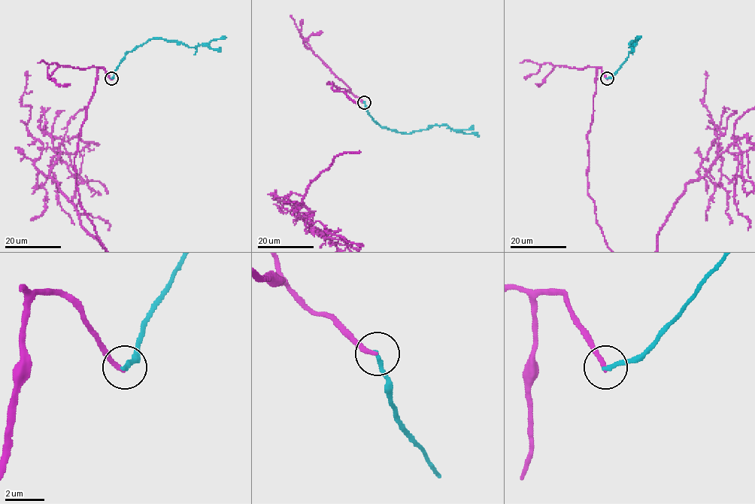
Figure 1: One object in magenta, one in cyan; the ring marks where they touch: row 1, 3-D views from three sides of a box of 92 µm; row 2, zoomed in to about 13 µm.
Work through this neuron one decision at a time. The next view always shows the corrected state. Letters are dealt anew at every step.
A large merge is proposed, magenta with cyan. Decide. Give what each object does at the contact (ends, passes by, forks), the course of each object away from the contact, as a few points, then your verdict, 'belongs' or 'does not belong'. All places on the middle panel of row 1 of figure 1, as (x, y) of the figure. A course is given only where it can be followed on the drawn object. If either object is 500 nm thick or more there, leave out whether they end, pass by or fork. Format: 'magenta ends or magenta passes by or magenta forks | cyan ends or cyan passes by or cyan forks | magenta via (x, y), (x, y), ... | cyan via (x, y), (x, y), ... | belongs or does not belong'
magenta ends | cyan ends | cyan via (365, 102), (366, 111), (375, 121), (390, 129), (410, 133), (435, 125), (447, 125), (477, 136) | does not belong

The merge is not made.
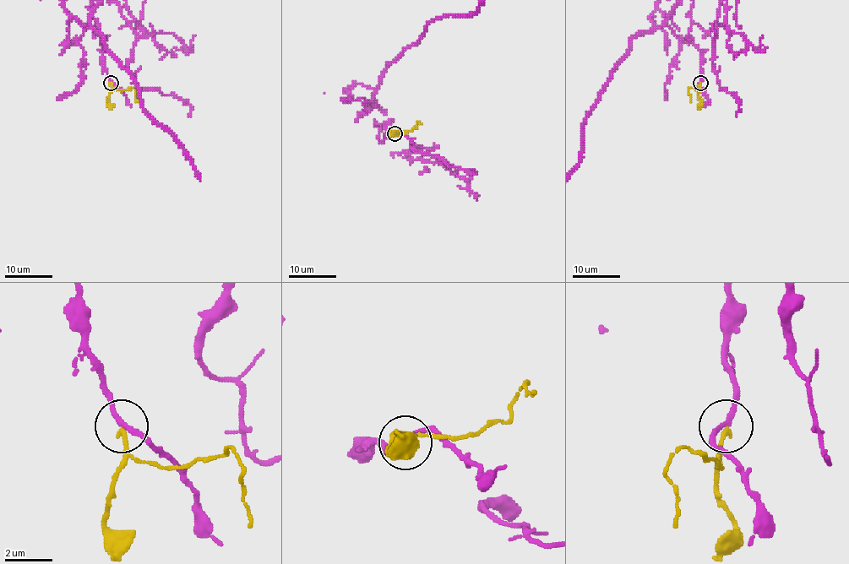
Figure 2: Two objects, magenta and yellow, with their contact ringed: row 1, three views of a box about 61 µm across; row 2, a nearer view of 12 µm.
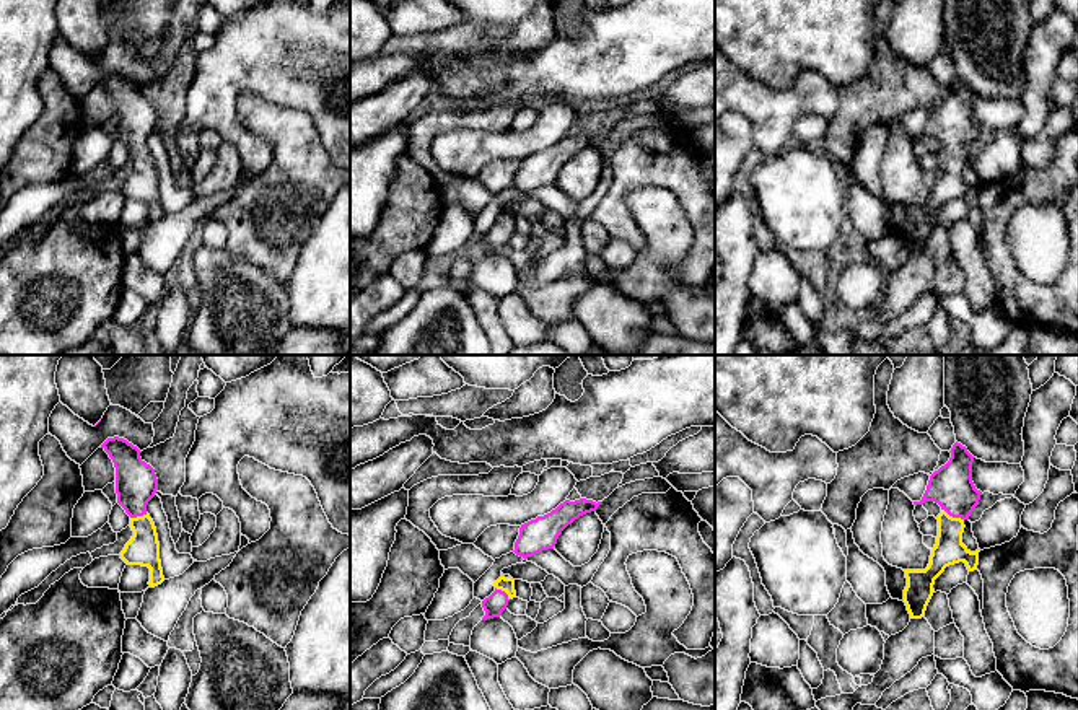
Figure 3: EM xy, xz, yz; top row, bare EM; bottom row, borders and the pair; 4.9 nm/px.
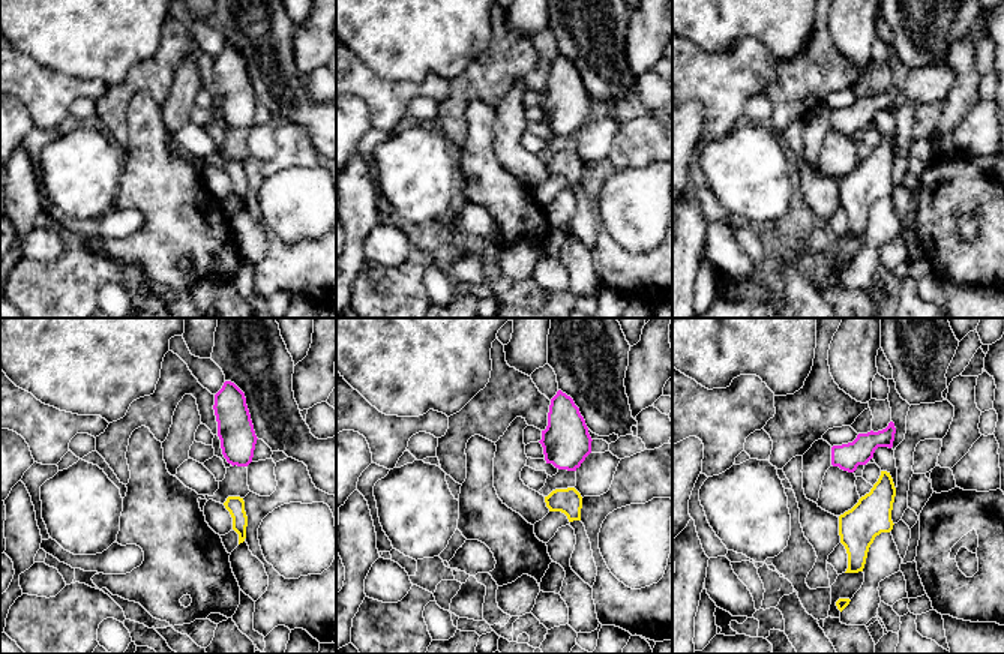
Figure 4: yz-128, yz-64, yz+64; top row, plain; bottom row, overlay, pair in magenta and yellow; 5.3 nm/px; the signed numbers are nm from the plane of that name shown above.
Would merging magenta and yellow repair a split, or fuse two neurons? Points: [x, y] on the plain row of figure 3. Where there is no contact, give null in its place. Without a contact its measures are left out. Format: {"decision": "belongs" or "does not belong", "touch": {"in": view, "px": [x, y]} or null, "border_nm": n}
{"decision": "belongs", "touch": {"in": "yz", "px": [953, 152]}, "border_nm": 130}

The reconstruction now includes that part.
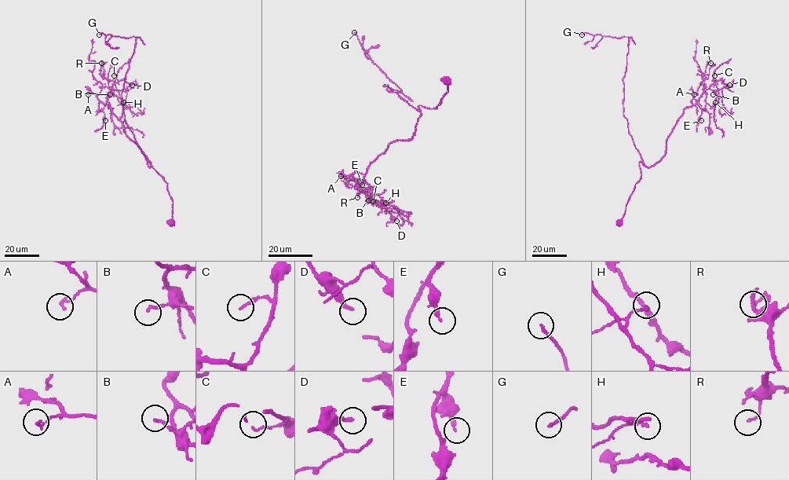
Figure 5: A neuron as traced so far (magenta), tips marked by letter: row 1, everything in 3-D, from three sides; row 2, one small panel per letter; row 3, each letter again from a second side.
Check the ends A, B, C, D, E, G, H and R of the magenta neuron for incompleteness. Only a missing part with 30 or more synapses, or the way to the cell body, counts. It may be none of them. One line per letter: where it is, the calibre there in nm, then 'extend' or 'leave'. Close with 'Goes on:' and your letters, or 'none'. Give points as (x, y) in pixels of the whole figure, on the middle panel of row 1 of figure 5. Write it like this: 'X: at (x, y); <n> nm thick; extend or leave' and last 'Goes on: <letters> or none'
A: at (341, 176); 160 nm thick; leave
B: at (368, 200); 150 nm thick; leave
C: at (373, 201); 120 nm thick; leave
D: at (396, 221); 190 nm thick; leave
E: at (362, 185); 200 nm thick; leave
G: at (354, 32); 140 nm thick; leave
H: at (385, 203); 140 nm thick; leave
R: at (357, 197); 120 nm thick; leave
Goes on: none

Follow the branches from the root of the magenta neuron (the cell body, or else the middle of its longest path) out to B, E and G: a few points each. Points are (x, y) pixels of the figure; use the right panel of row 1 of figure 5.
B: (620, 222), (641, 175), (639, 163), (648, 166), (658, 163), (683, 110), (708, 89), (713, 94)
E: (620, 222), (641, 175), (639, 163), (650, 166), (660, 160), (667, 137), (684, 109), (697, 104), (701, 120)
G: (620, 222), (641, 177), (639, 163), (643, 162), (623, 114), (622, 78), (629, 38), (582, 34)

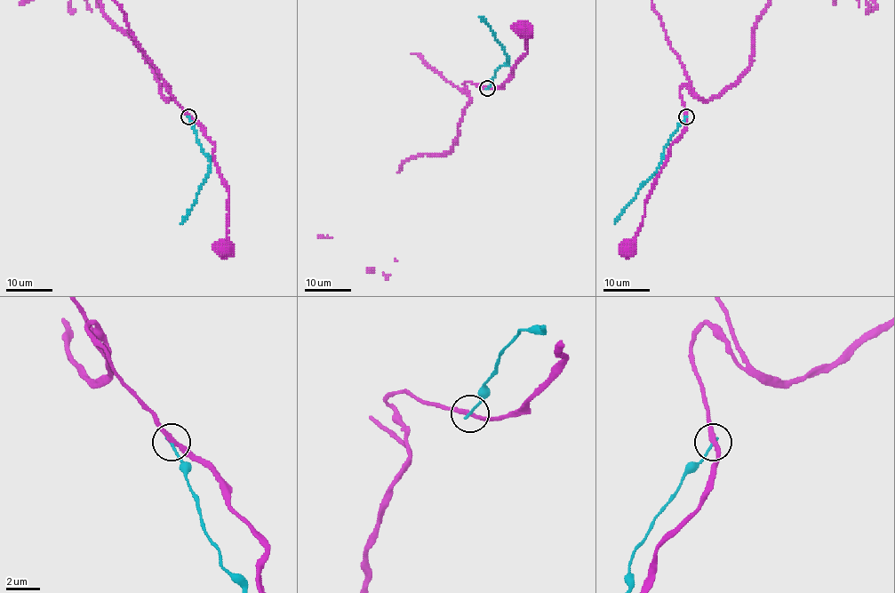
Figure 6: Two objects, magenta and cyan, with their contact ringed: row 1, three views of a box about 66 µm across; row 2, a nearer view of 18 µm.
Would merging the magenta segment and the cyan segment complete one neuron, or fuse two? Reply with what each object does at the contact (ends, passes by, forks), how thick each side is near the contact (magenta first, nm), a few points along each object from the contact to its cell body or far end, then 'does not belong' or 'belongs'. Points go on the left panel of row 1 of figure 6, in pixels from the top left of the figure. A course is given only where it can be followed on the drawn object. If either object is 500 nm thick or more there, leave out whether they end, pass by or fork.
magenta passes by | cyan ends | 220/130 nm | magenta via (188, 116), (196, 123), (214, 146), (213, 160), (228, 191), (227, 241), (222, 247) | cyan via (188, 116), (208, 157), (210, 172), (198, 190), (195, 202), (179, 224) | does not belong

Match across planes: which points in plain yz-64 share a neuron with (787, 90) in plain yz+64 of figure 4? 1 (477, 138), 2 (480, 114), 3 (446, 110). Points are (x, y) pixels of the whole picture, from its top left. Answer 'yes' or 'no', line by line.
1: no
2: no
3: yes

